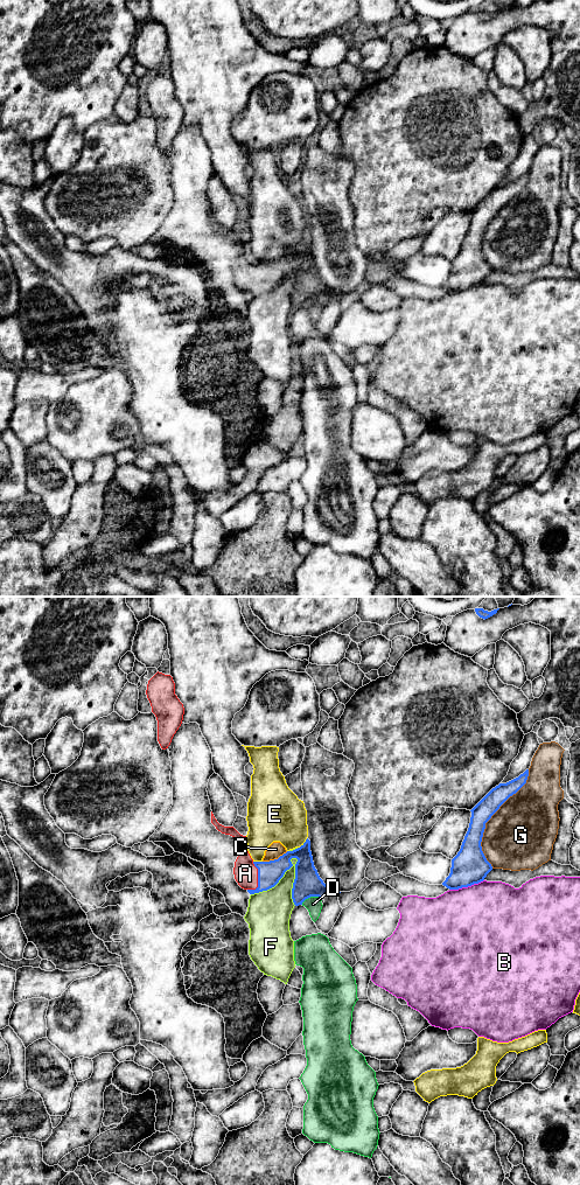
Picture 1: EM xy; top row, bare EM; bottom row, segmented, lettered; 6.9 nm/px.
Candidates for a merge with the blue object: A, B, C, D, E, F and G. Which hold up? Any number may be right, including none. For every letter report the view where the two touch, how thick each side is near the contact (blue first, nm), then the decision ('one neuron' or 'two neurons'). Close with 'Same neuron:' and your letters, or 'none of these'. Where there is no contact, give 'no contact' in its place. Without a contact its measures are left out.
A: contact in xy; calibres 160 and 160 nm; one neuron
B: contact in xy; calibres 240 and 500 nm; two neurons
C: contact in xy; calibres 160 and 100 nm; two neurons
D: contact in xy; calibres 190 and 110 nm; two neurons
E: contact in xy; calibres 170 and 360 nm; two neurons
F: contact in xy; calibres 190 and 300 nm; two neurons
G: contact in xy; calibres 140 and 460 nm; two neurons
Same neuron: A

